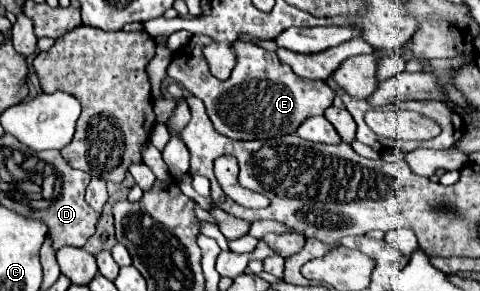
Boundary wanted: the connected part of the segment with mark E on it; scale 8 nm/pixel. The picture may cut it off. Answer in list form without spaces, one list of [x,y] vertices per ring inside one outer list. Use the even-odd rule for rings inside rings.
[[[192,36],[184,48],[174,52],[168,76],[206,104],[206,112],[214,122],[214,128],[228,138],[266,140],[294,134],[306,118],[324,114],[336,96],[328,82],[300,80],[300,76],[282,64],[274,52],[250,42],[234,44],[236,68],[232,68],[228,80],[216,80],[216,76],[208,72],[208,64],[202,54],[206,44],[204,36]]]

